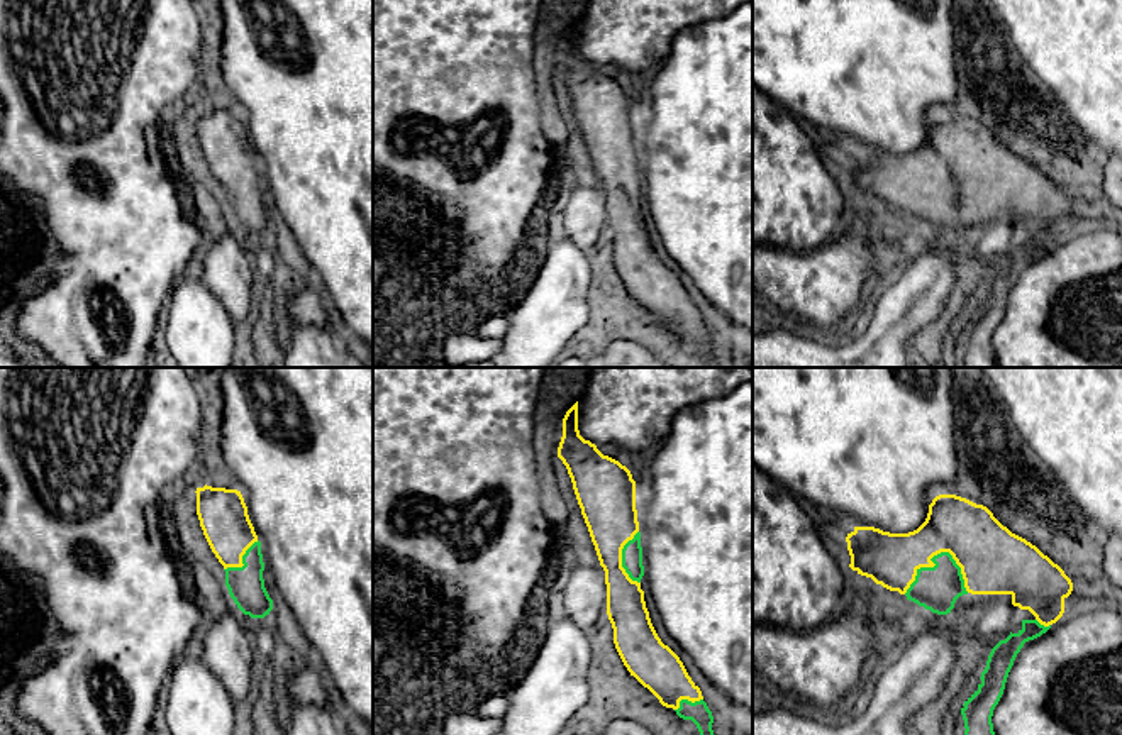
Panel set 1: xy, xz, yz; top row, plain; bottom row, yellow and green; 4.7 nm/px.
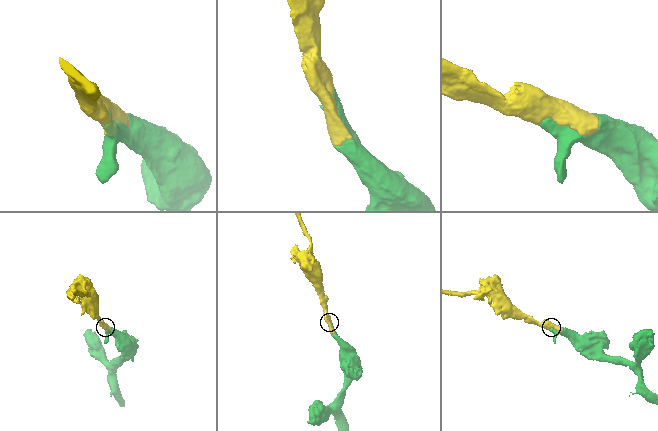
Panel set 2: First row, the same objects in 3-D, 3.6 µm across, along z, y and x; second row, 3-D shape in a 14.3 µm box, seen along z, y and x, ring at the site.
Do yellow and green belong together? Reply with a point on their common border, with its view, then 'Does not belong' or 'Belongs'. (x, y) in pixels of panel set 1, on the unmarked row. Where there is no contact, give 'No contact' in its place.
Touches yellow at yz (936, 175). Belongs

